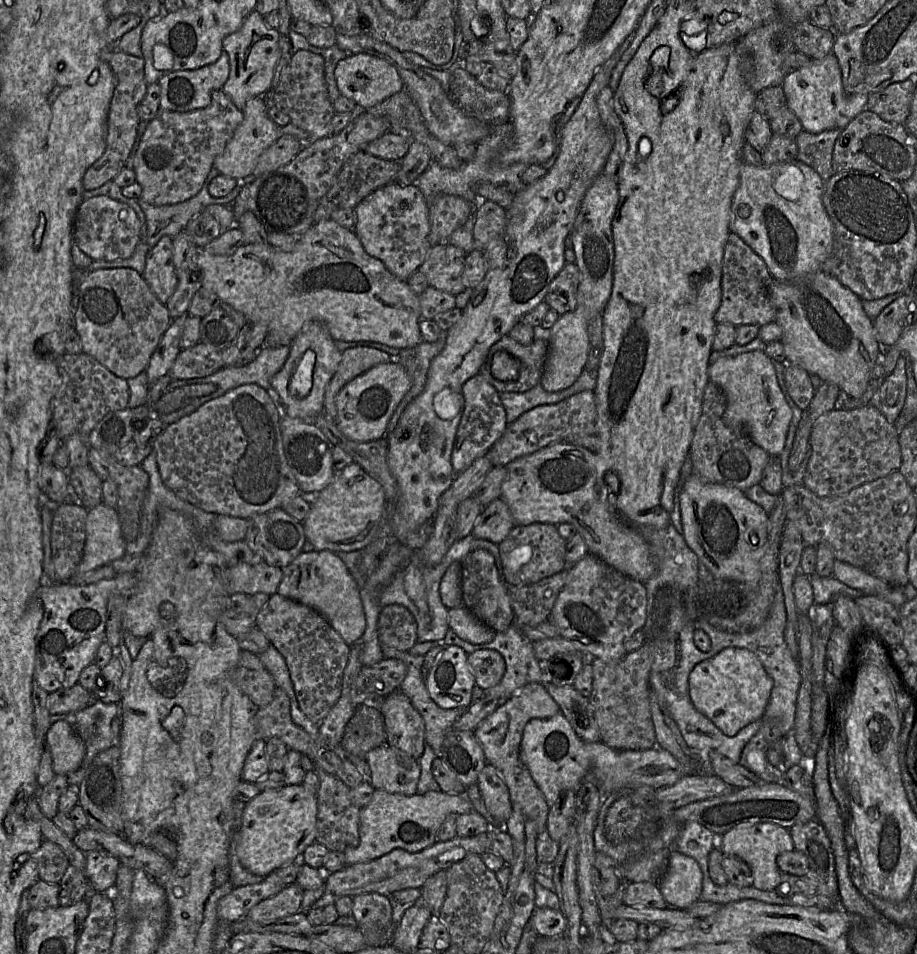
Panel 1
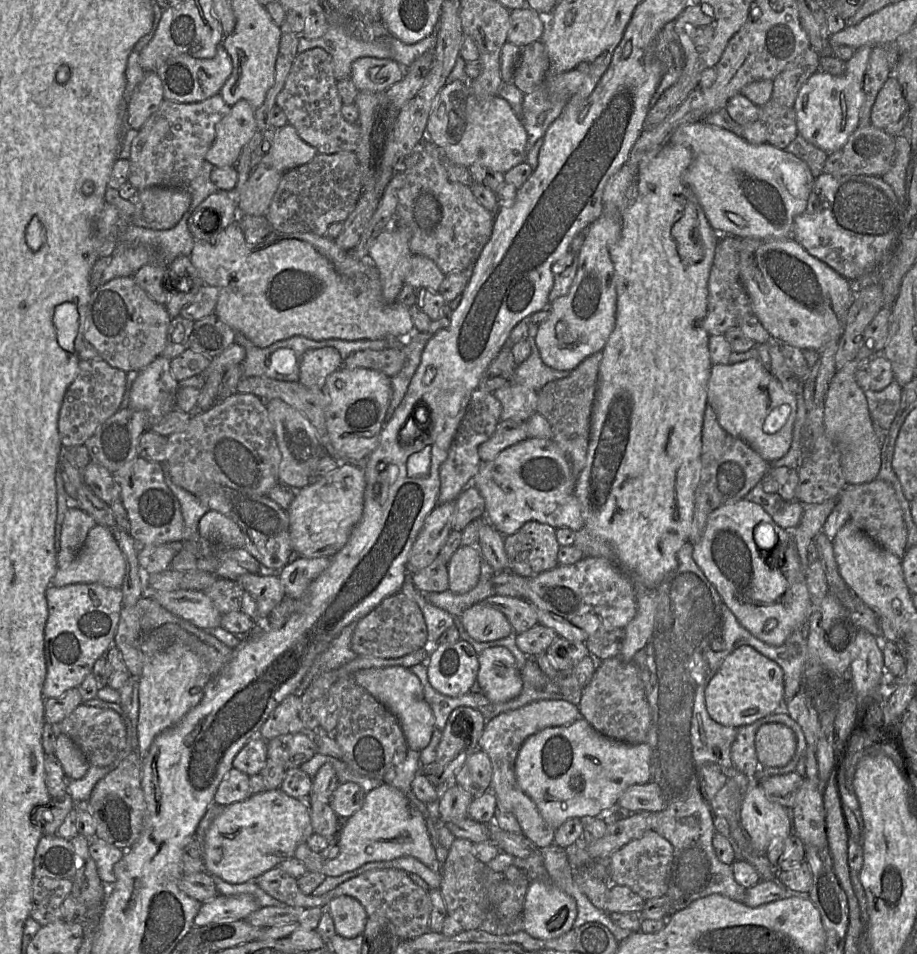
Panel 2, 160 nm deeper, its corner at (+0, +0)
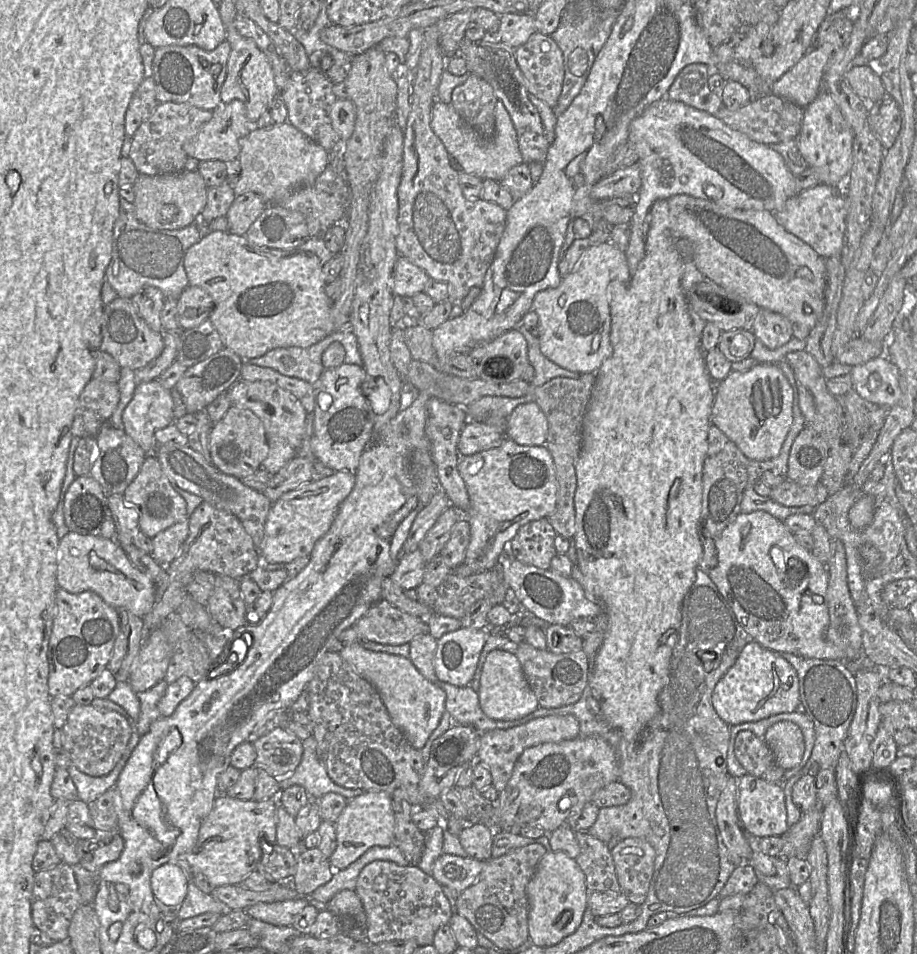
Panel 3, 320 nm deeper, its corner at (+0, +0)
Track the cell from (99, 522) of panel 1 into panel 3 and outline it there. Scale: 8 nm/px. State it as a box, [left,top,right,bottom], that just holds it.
[56,531,157,618]

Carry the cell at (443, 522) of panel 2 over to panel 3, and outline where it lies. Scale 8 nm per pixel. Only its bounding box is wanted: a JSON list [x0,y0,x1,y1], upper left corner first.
[389,548,426,590]

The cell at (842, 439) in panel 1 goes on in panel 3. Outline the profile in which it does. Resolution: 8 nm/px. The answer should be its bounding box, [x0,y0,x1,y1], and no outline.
[769,479,828,507]

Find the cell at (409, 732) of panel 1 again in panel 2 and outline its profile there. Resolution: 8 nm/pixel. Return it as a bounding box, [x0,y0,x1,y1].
[383,749,420,793]

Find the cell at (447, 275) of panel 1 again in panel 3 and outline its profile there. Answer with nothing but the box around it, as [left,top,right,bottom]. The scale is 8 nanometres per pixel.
[391,256,430,297]

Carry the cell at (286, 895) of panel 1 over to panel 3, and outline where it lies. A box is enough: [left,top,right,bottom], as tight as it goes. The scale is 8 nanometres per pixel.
[294,847,334,897]

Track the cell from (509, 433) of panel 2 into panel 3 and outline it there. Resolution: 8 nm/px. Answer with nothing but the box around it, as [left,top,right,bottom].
[458,421,506,456]

